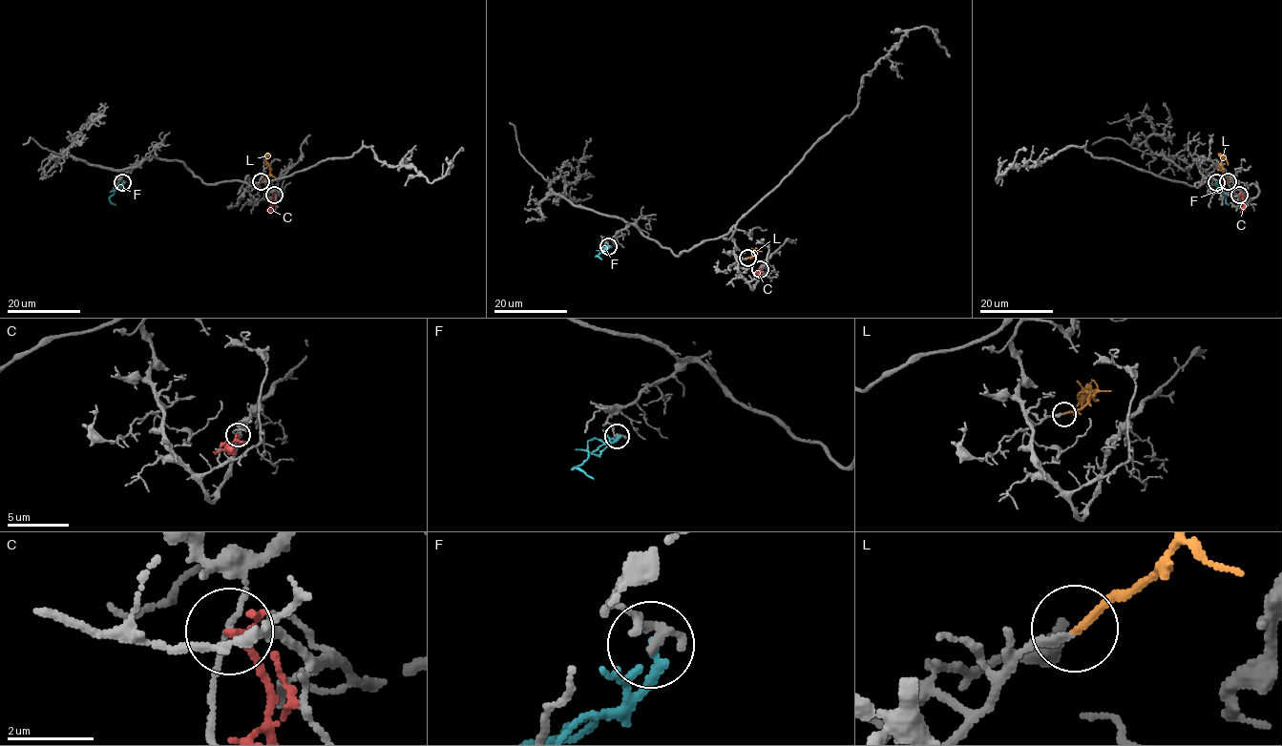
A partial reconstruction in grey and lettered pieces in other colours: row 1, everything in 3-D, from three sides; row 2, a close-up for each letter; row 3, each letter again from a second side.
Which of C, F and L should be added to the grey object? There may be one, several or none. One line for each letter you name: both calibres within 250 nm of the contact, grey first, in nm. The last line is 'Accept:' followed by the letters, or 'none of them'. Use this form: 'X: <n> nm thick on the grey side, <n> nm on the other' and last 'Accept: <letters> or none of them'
L: 180 nm thick on the grey side, 160 nm on the other
Accept: L

